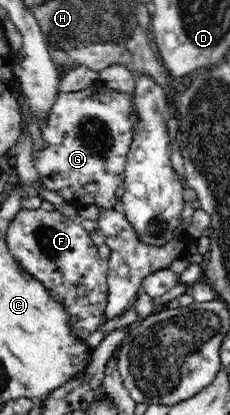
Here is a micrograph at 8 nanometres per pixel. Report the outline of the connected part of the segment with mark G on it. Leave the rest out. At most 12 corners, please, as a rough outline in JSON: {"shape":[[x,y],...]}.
{"shape":[[100,81],[60,92],[32,153],[43,187],[119,208],[138,121]]}

